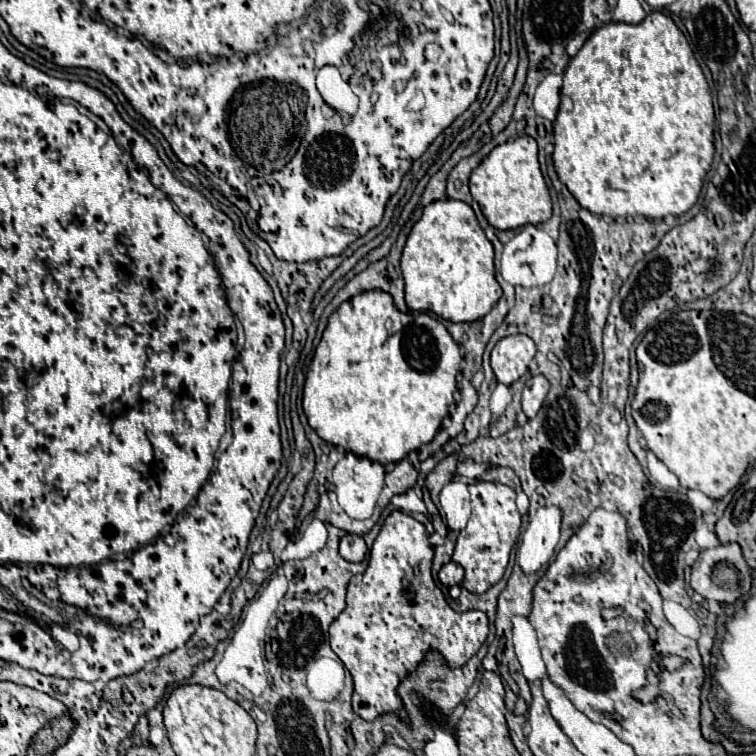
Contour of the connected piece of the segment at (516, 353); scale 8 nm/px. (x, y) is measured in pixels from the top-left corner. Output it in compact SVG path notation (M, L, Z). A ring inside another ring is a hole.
M515 334L515 336L507 336L503 340L499 340L491 352L491 368L495 372L495 378L501 382L501 384L513 384L515 380L519 380L523 374L527 374L529 370L529 362L533 360L535 356L535 342L525 336L525 334Z

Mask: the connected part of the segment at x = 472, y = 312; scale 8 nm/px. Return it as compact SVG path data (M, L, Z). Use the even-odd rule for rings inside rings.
M437 200L423 210L421 220L413 226L407 238L401 270L409 310L429 310L451 322L481 320L503 294L495 280L493 246L485 238L473 208L461 200Z

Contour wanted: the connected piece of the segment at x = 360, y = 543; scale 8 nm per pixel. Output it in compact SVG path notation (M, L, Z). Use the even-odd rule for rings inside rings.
M345 534L345 536L341 538L339 552L341 552L341 556L343 556L347 562L363 562L363 560L365 560L365 554L367 554L367 546L365 546L365 540L363 540L361 536Z

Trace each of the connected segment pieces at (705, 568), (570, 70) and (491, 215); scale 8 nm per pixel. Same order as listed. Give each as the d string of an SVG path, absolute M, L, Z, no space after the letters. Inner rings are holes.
M719 544L709 550L701 550L699 558L691 566L691 588L703 598L711 598L723 604L733 604L739 596L747 594L751 588L751 568L747 566L739 544Z
M651 12L641 24L625 24L625 22L609 22L601 26L595 34L587 38L583 48L577 52L575 58L571 58L565 74L563 74L563 88L561 88L561 106L555 120L555 152L553 162L559 180L569 188L569 192L575 196L575 200L589 210L591 214L599 216L645 216L645 218L665 218L669 214L681 216L685 214L699 198L703 178L711 168L715 146L713 146L713 128L715 128L715 112L713 112L713 100L709 84L693 56L691 46L687 44L683 32L675 26L675 22L661 14Z
M519 136L499 144L471 172L469 188L487 222L497 230L513 230L525 224L541 224L551 218L551 196L537 160L537 142L531 136Z

